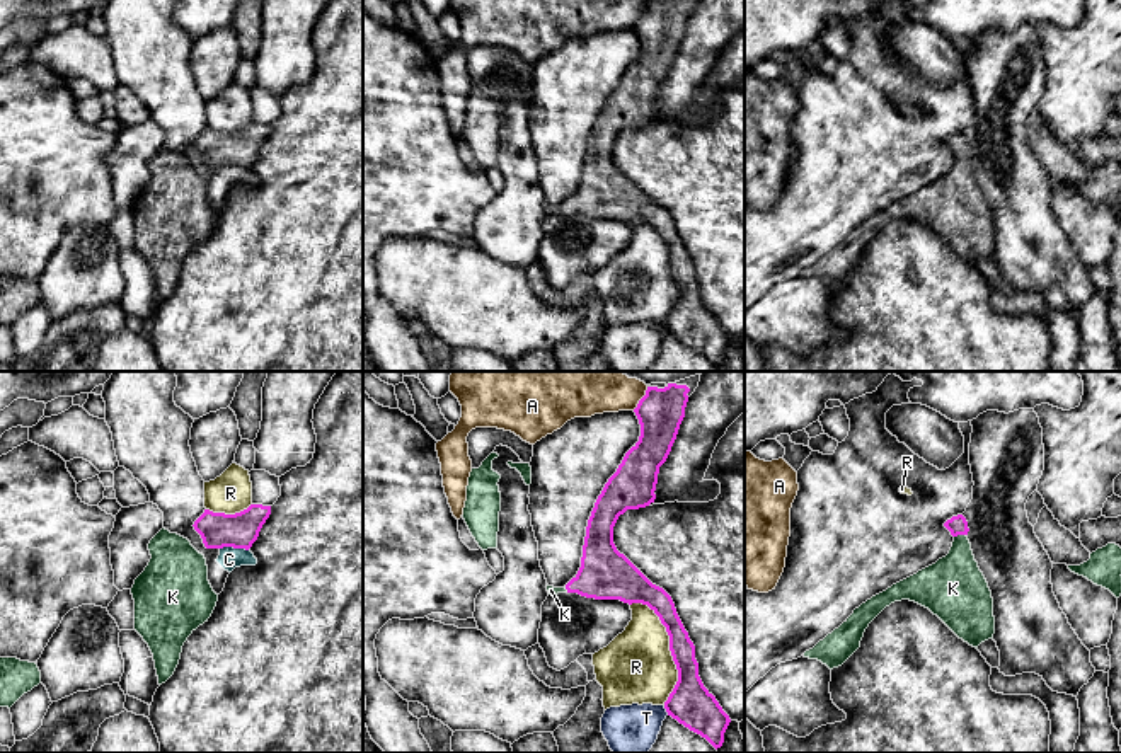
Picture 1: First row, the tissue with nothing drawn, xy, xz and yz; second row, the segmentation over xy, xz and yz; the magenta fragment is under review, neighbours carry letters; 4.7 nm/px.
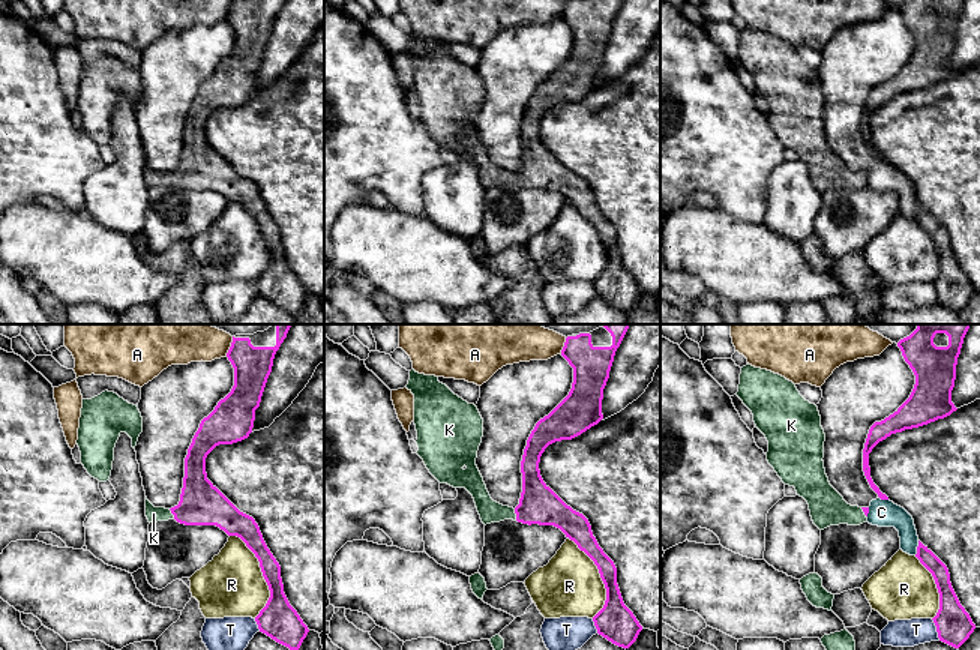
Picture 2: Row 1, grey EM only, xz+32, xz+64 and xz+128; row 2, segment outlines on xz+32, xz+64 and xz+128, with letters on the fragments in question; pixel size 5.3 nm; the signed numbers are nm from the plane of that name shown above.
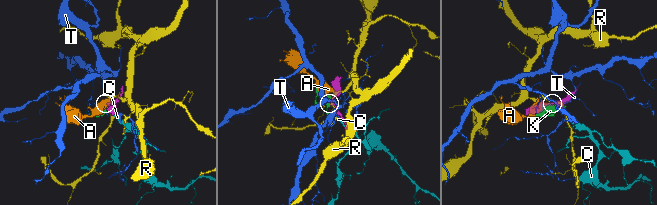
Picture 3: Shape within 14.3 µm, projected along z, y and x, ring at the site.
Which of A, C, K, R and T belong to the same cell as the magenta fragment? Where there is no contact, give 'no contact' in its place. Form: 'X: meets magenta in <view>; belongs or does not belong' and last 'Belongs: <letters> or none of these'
A: meets magenta in xz; does not belong
C: meets magenta in xy; does not belong
K: meets magenta in yz; belongs
R: meets magenta in xz; does not belong
T: meets magenta in xz; does not belong
Belongs: K

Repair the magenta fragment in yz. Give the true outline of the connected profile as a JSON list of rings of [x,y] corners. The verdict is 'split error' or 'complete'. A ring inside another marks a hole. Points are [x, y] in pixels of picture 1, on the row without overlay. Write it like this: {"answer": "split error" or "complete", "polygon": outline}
{"answer": "split error", "polygon": [[[963,133],[952,135],[944,145],[954,155],[949,172],[935,182],[918,189],[917,193],[893,203],[886,210],[872,215],[831,252],[819,259],[813,267],[804,271],[804,276],[818,278],[830,288],[842,285],[859,266],[869,242],[891,221],[910,218],[937,233],[959,257],[976,266],[993,257],[995,235],[993,216],[983,191],[974,179],[971,162],[968,158],[968,140]]]}

